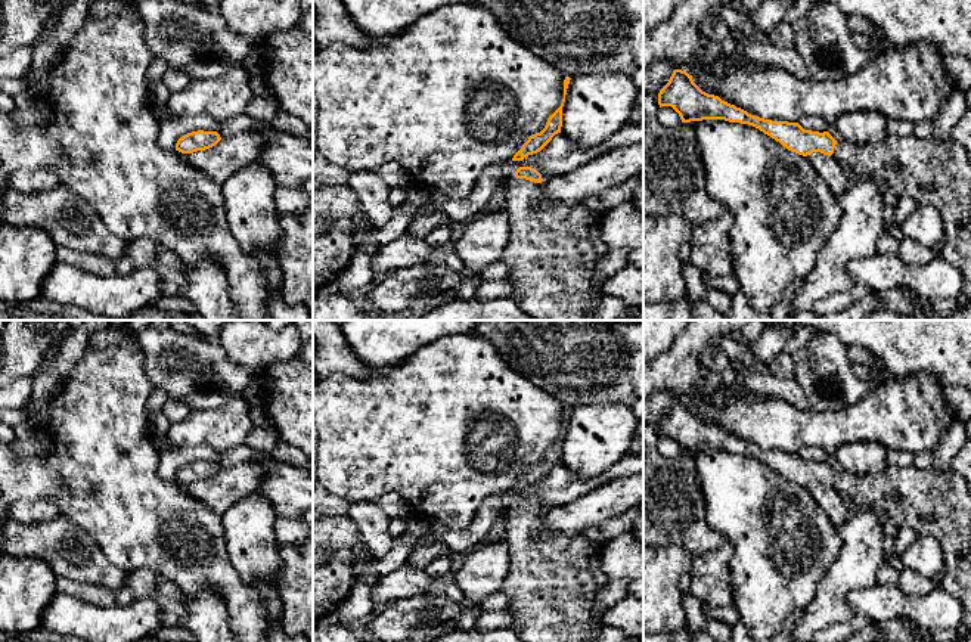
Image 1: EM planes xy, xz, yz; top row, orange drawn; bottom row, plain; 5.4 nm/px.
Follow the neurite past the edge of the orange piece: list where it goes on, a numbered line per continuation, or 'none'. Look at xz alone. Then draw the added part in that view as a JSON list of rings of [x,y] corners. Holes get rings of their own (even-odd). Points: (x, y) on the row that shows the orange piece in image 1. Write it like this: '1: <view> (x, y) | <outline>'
1: xz (554, 248) | [[[511,179],[500,201],[509,217],[509,241],[500,257],[500,263],[508,267],[506,279],[511,282],[511,298],[518,307],[534,320],[590,320],[589,313],[604,294],[604,282],[593,282],[596,266],[602,257],[609,252],[605,245],[601,229],[602,215],[590,211],[583,204],[567,204],[543,196],[542,183],[525,179]]]

